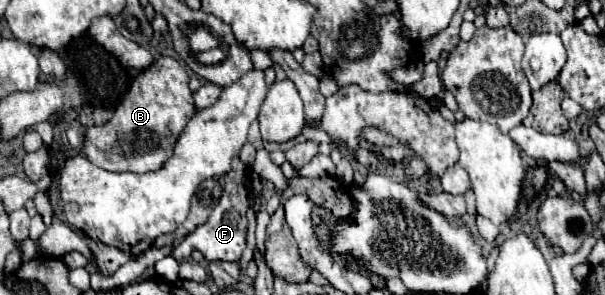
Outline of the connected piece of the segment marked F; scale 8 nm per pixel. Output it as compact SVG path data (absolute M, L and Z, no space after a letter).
M235 158L231 172L225 176L225 186L223 186L223 196L215 210L211 212L209 220L195 228L191 234L185 236L185 240L173 250L173 258L177 262L183 262L191 256L193 250L199 250L205 260L215 262L215 260L233 260L237 262L245 250L245 234L247 234L247 208L249 208L249 188L247 188L247 166Z

